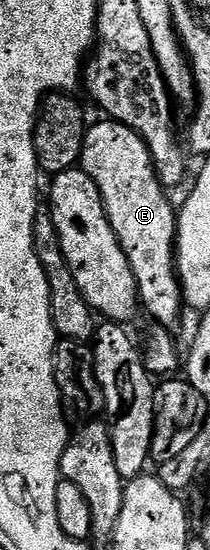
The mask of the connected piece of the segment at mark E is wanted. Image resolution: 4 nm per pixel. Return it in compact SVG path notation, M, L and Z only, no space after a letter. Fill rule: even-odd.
M101 120L88 127L85 132L85 143L81 153L80 169L99 188L101 199L107 212L107 220L131 264L131 272L137 281L137 294L139 306L142 311L147 310L156 325L162 326L167 331L177 332L181 326L181 313L187 310L185 293L181 287L181 275L178 273L177 255L177 216L178 211L173 210L169 203L166 187L161 184L161 177L153 167L153 157L147 144L131 128L121 122Z

